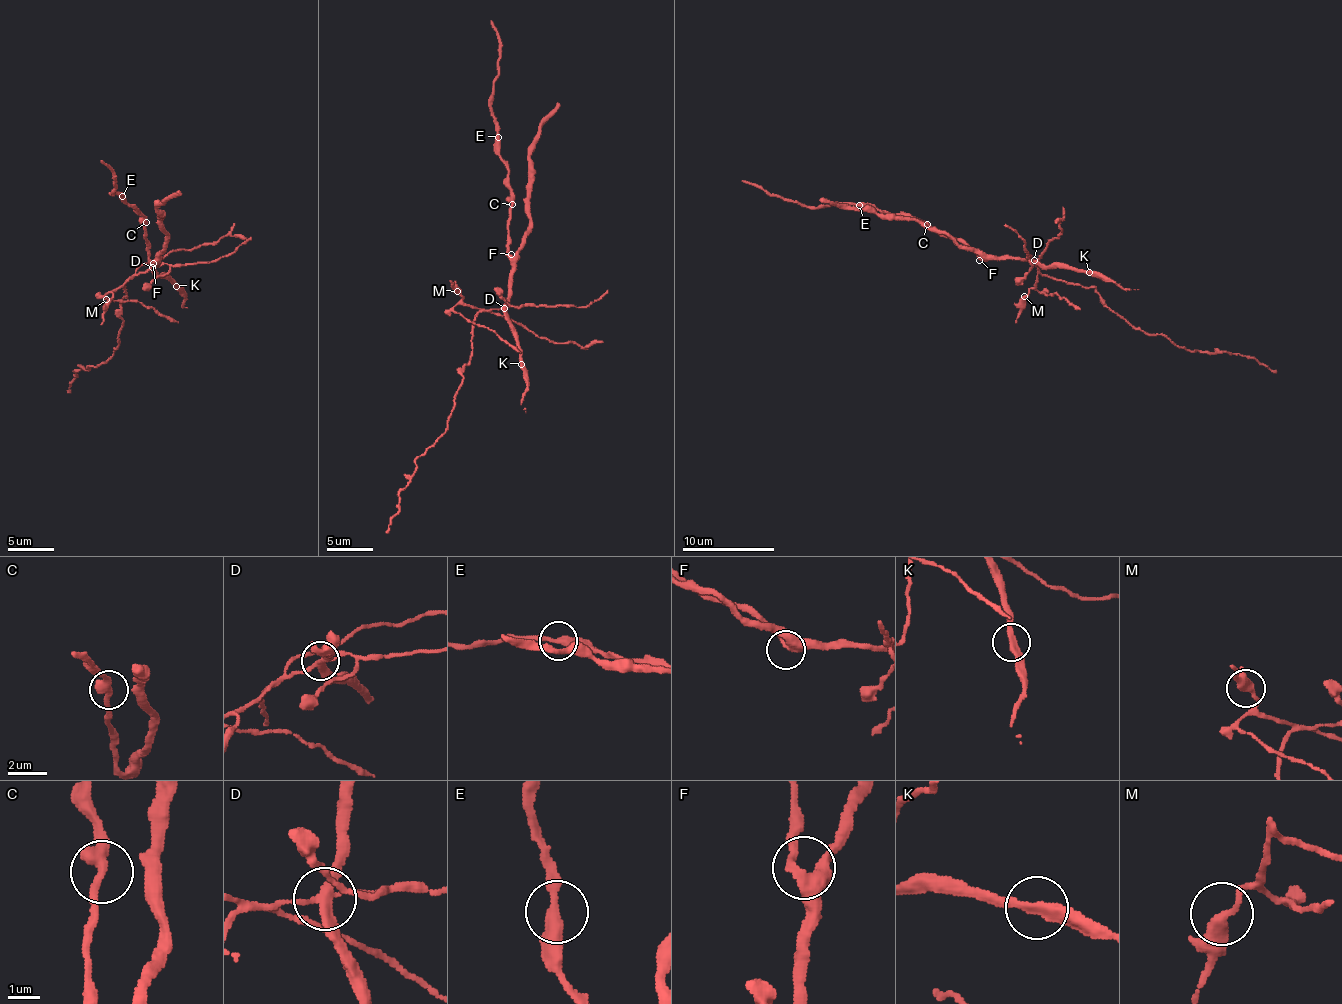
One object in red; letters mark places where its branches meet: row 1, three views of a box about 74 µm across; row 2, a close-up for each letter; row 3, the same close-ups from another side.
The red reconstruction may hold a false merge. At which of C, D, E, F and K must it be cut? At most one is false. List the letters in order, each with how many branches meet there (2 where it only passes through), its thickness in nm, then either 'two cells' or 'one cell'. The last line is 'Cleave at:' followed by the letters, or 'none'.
C: branches 3; calibre 320 nm; one cell
D: branches 4; calibre 280 nm; two cells
E: branches 2; calibre 380 nm; one cell
F: branches 3; calibre 360 nm; one cell
K: branches 2; calibre 340 nm; one cell
Cleave at: D

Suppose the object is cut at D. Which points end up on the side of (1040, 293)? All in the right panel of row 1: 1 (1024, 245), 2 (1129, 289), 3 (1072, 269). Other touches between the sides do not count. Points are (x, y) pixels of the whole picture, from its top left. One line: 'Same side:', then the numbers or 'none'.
Same side: 1

